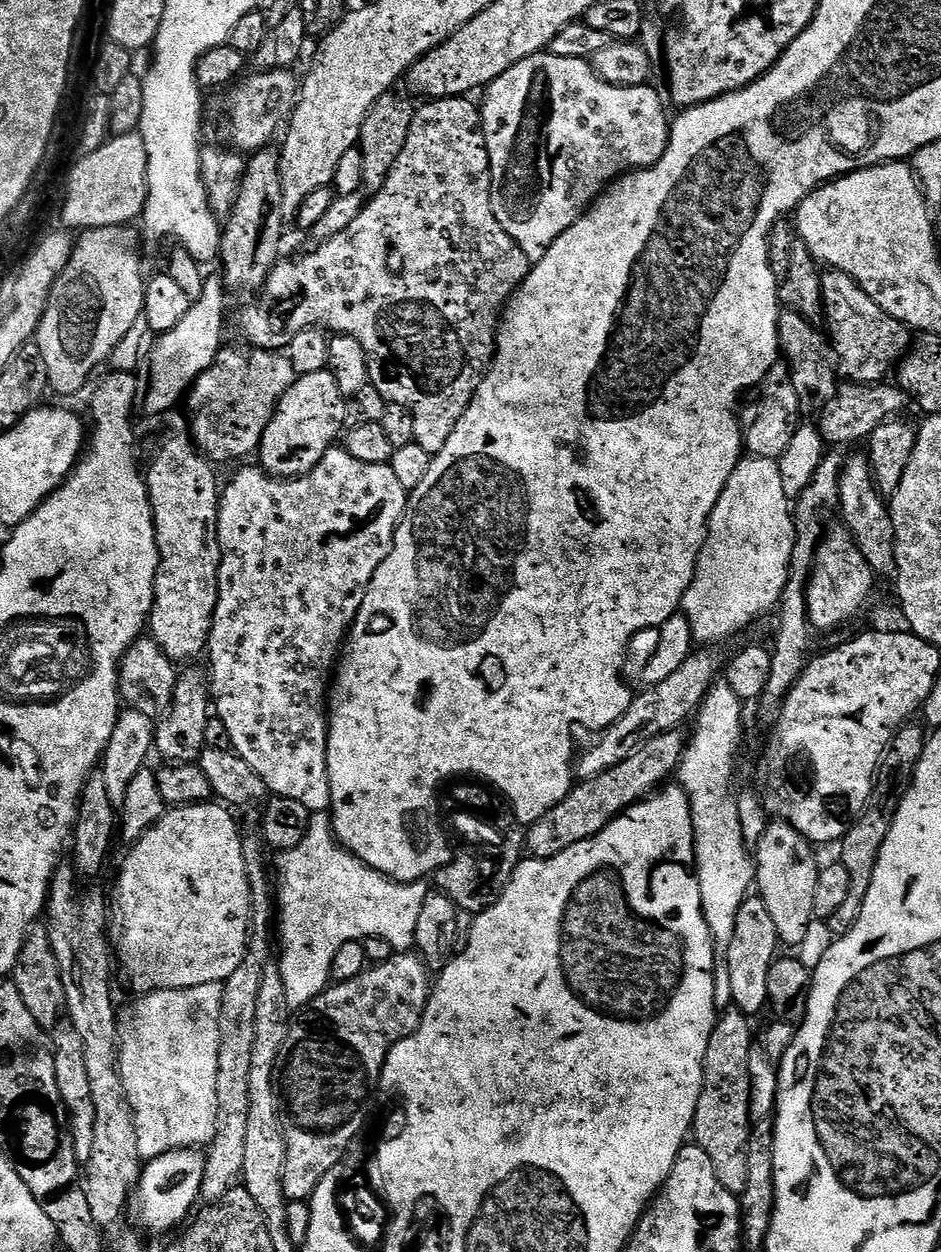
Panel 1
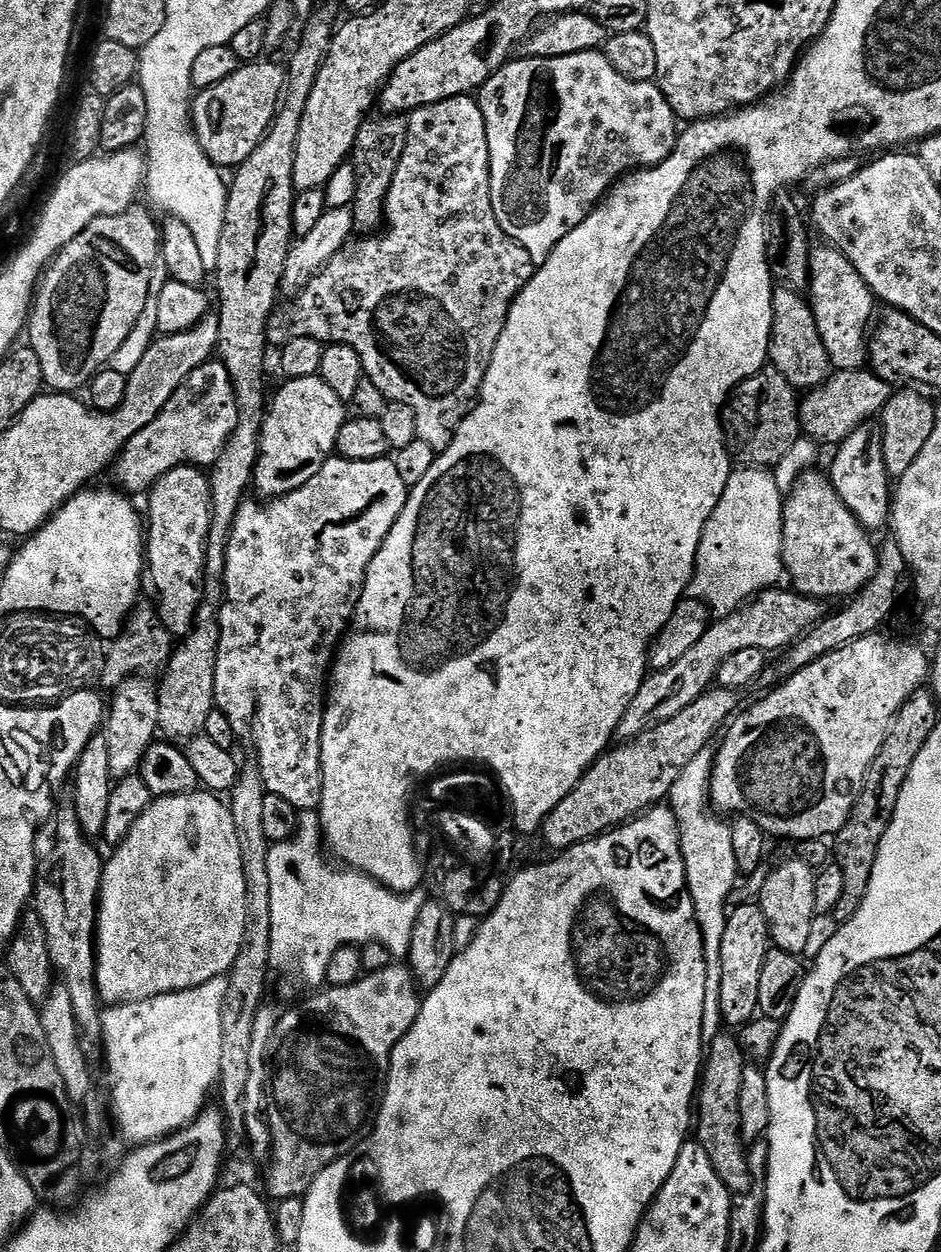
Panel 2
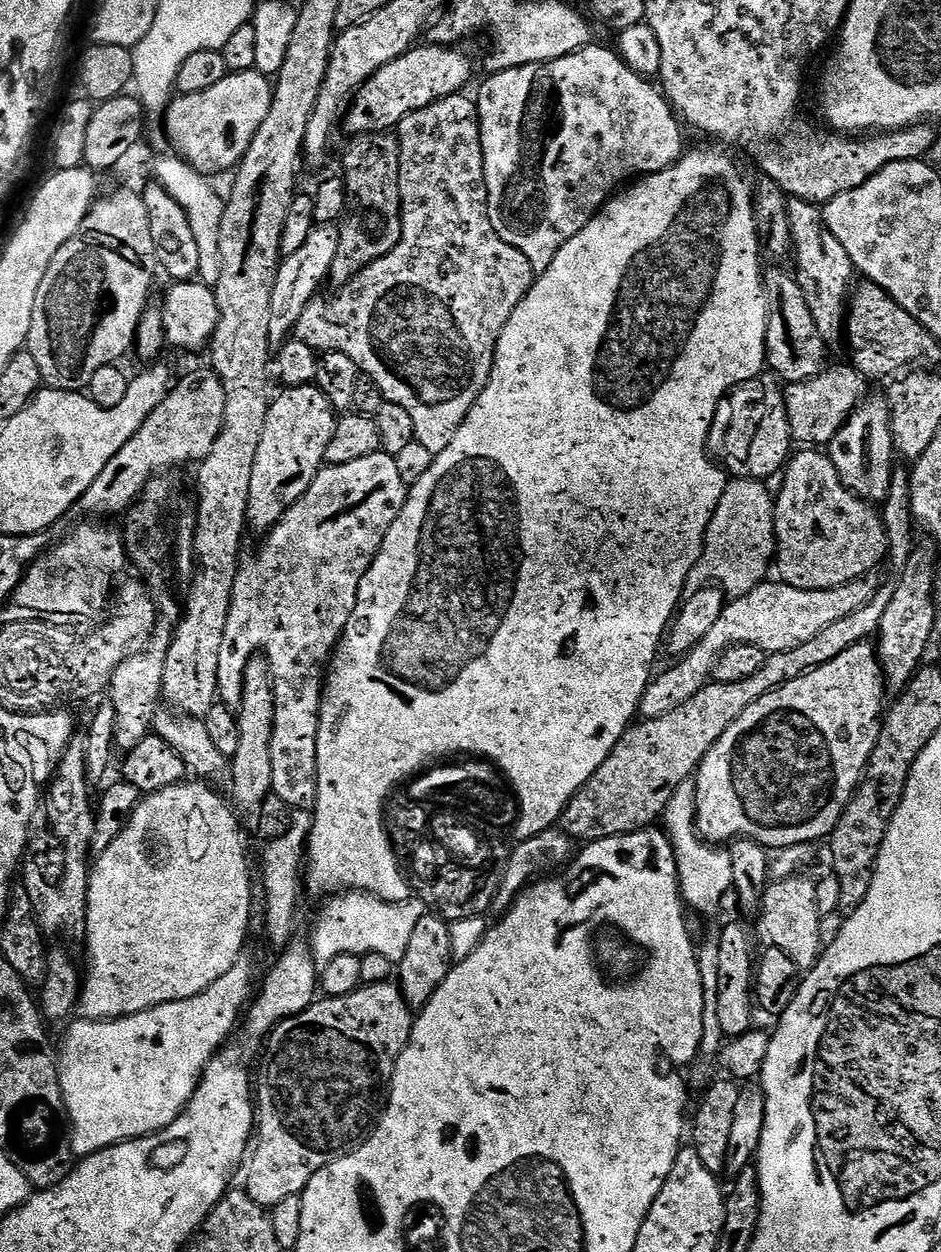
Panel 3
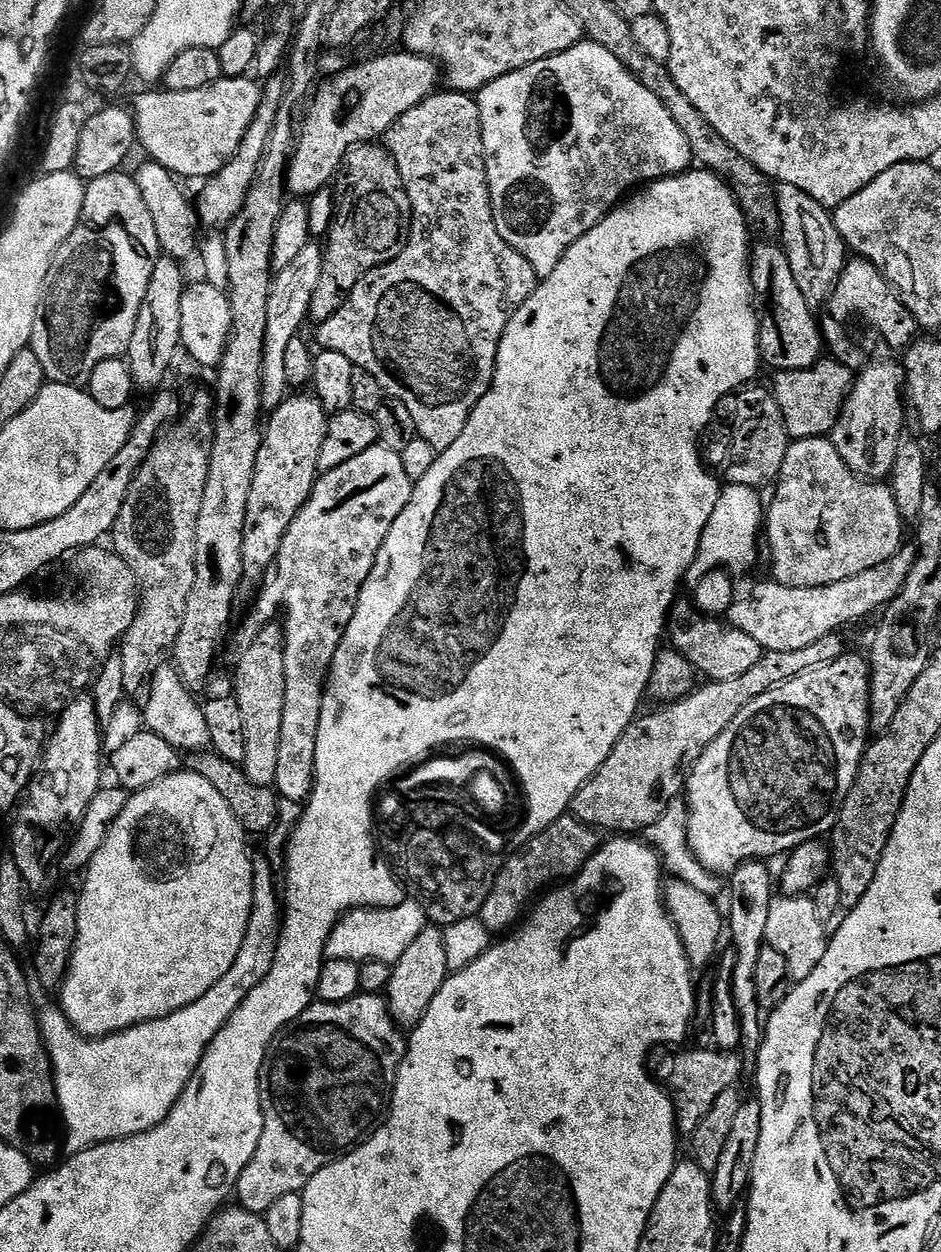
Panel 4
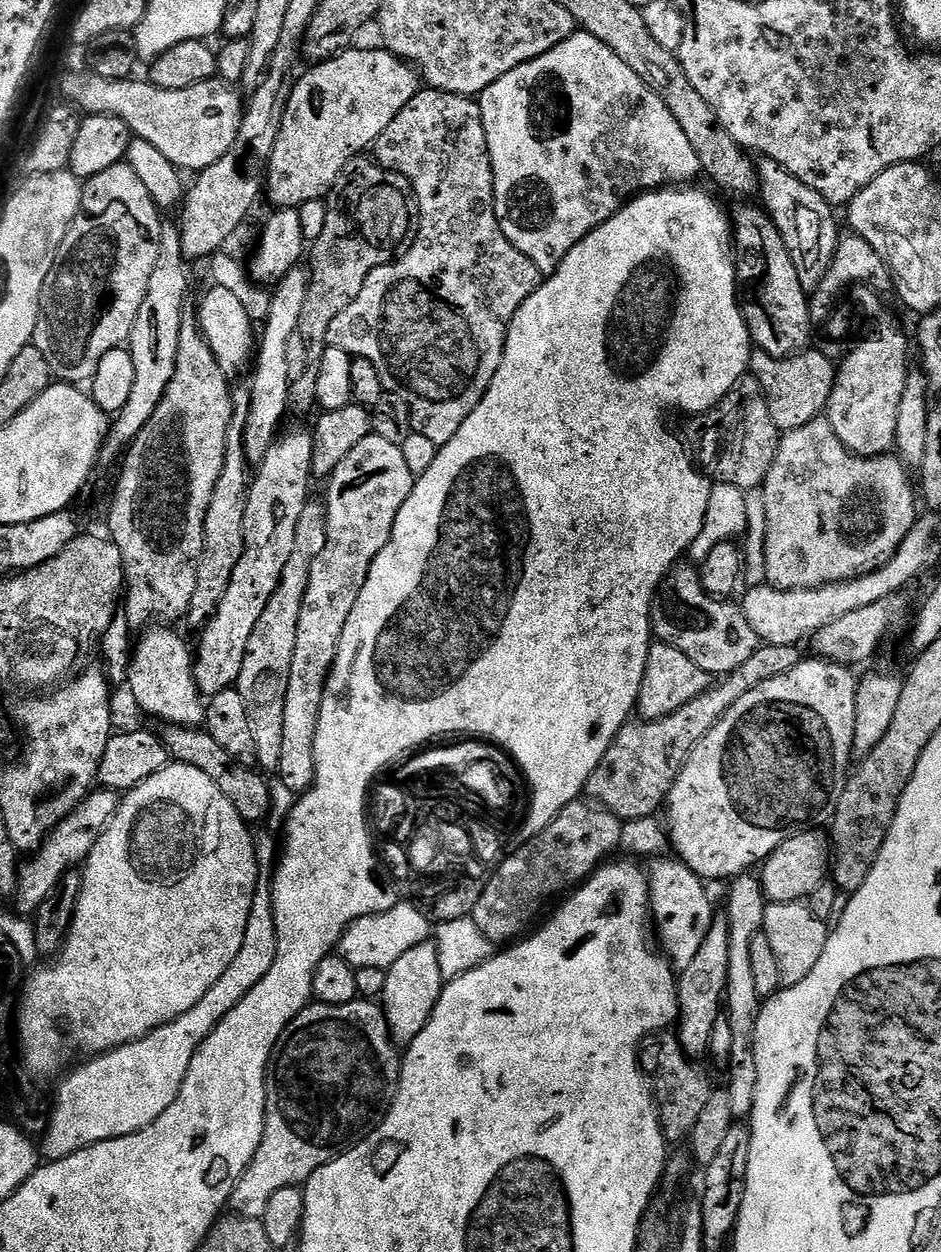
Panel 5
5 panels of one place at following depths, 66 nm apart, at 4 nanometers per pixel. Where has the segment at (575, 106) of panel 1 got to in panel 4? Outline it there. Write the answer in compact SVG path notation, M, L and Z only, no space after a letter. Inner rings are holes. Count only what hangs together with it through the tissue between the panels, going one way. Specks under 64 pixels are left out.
M581 42L575 44L570 50L522 66L502 78L484 85L475 97L475 101L480 111L488 193L492 203L494 222L498 226L498 234L502 234L504 241L514 250L518 250L522 254L522 258L526 258L526 262L530 262L530 266L540 278L554 274L554 270L558 266L558 262L562 262L566 250L570 250L570 246L574 246L574 242L578 242L578 238L582 238L582 234L586 234L598 222L602 222L602 218L617 207L637 186L647 185L654 180L663 180L665 176L678 176L682 172L689 171L694 164L690 142L686 142L686 134L682 134L682 130L678 130L678 122L674 122L668 107L618 57L610 54L610 50L606 50L606 46L601 44Z

